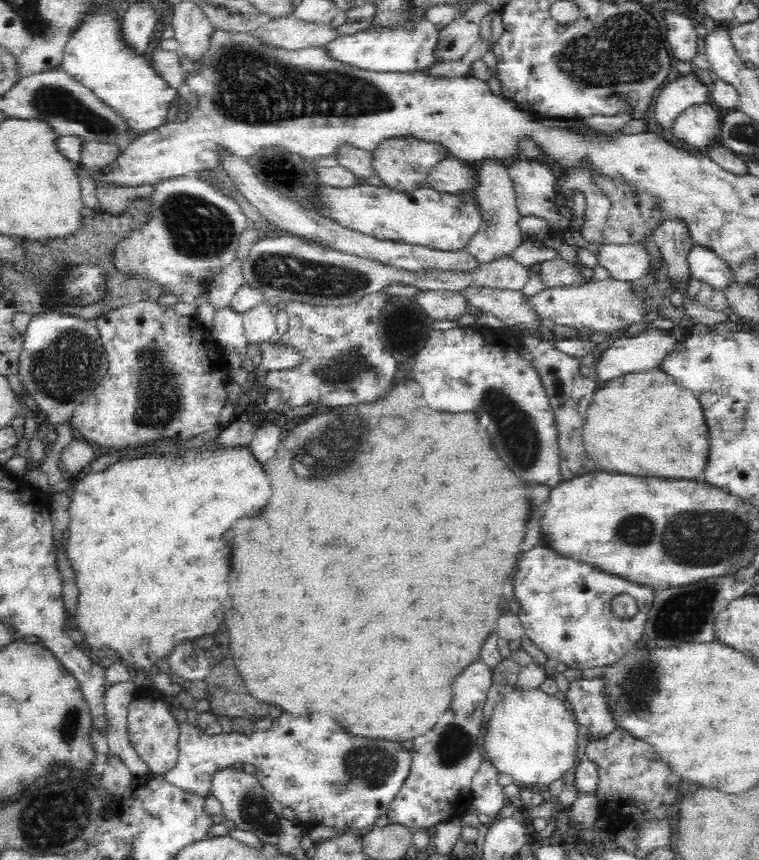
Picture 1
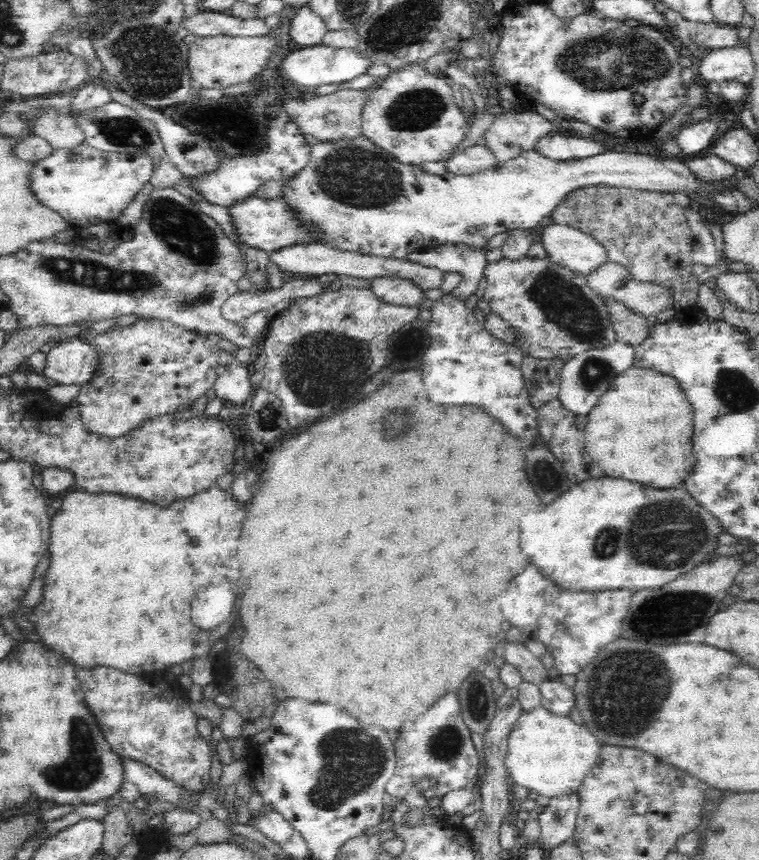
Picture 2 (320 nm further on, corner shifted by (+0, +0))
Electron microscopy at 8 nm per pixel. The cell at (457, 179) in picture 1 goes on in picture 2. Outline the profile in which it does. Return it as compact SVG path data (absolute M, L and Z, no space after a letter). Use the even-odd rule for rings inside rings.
M472 145L456 151L447 161L446 170L458 176L470 175L492 168L498 162L484 145Z

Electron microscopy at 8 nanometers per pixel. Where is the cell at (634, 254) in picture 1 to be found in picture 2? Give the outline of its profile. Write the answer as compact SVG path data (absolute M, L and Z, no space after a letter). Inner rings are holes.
M550 223L540 230L547 258L587 278L609 262L608 251L589 234L573 226Z

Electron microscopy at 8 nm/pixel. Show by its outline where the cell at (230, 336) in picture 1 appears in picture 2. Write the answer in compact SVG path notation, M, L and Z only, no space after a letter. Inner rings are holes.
M227 353L224 354L223 361L226 369L223 374L216 376L213 385L217 398L224 406L228 403L242 406L247 399L251 398L255 388L250 383L251 365L242 363L236 360L234 355Z

